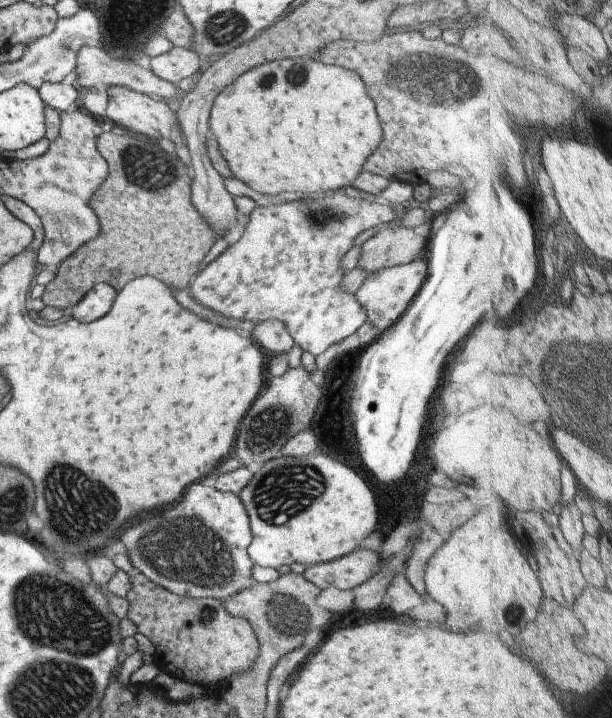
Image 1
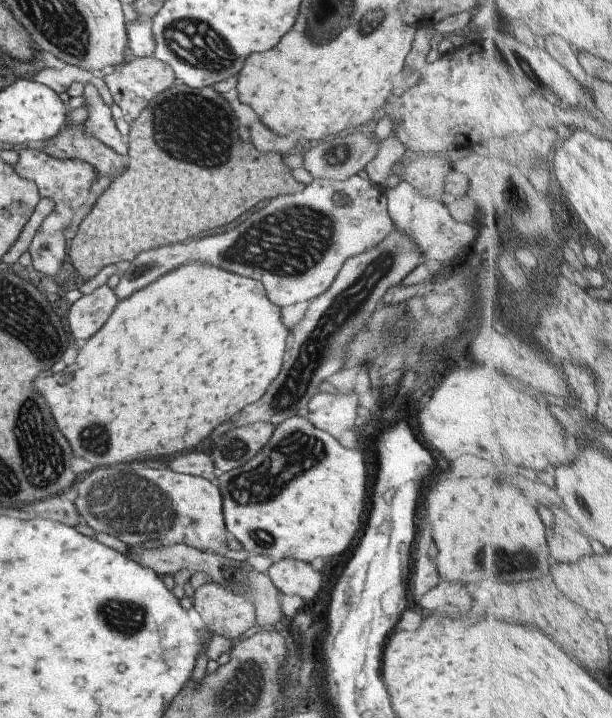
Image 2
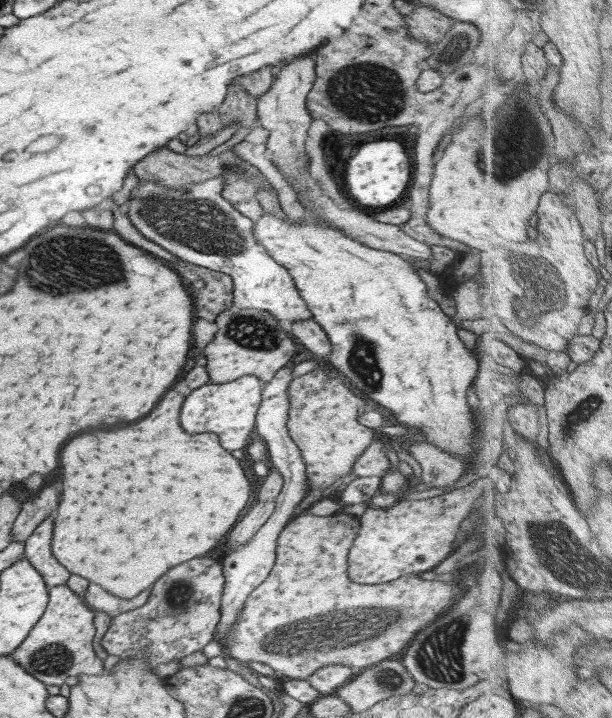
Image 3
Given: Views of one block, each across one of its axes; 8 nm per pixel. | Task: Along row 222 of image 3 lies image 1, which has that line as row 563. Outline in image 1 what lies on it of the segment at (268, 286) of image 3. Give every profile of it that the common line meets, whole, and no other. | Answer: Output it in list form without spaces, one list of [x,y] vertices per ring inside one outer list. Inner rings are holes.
[[[192,484],[184,500],[162,510],[148,514],[140,524],[130,526],[122,534],[122,544],[127,548],[135,571],[140,572],[158,587],[177,594],[196,598],[215,598],[227,601],[244,589],[251,589],[258,582],[252,577],[254,562],[247,553],[252,542],[248,511],[238,496],[218,492],[204,484]]]

